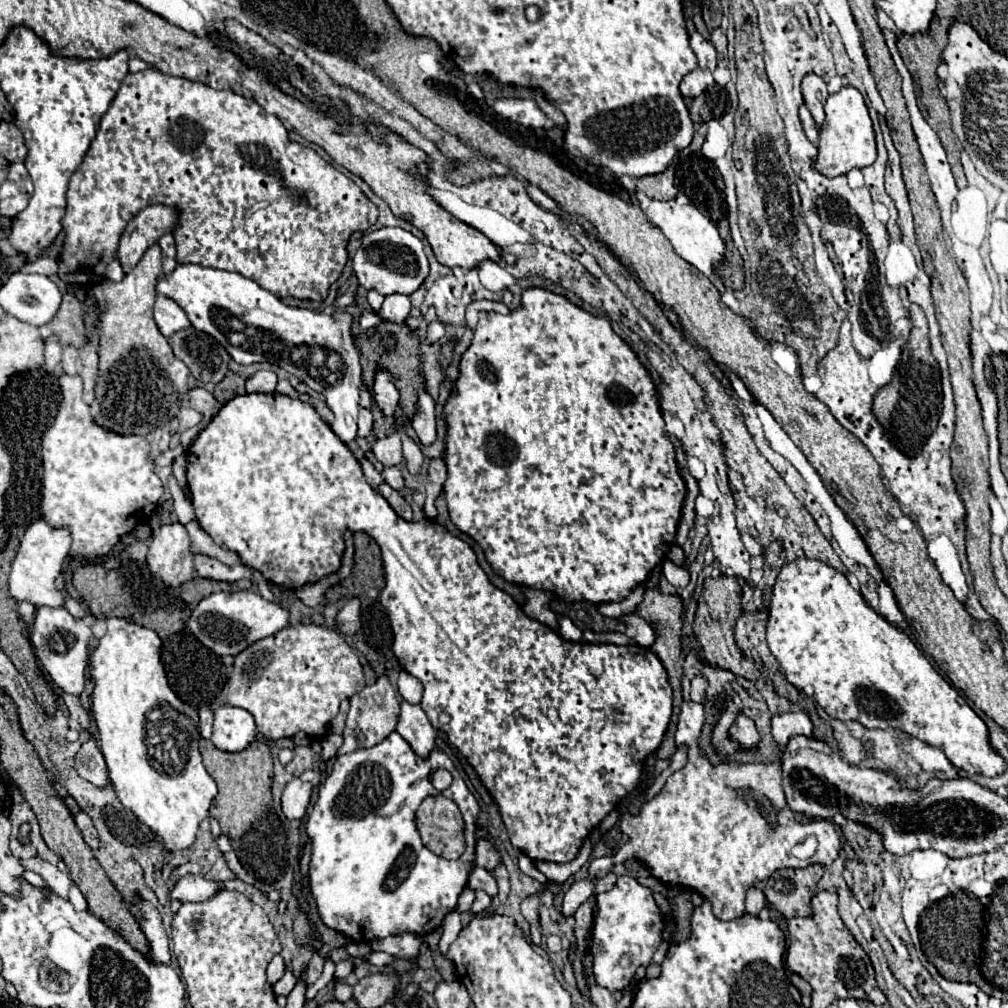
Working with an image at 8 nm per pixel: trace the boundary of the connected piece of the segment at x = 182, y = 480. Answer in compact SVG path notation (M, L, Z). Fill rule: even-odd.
M179 455L175 461L173 461L173 473L179 481L181 487L187 487L187 477L185 477L185 467L187 467L187 457L185 455Z

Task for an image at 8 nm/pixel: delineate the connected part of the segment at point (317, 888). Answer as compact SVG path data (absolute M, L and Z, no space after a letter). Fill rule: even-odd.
M393 731L381 743L369 749L357 749L339 757L333 765L331 775L319 789L319 799L309 813L307 835L313 841L313 859L309 869L311 893L315 897L319 915L323 923L335 931L349 935L353 941L369 943L371 939L383 939L387 935L399 935L403 931L425 935L431 931L429 921L441 907L443 911L453 911L459 893L467 885L467 877L475 867L475 831L477 831L479 803L473 793L465 787L453 761L441 749L433 749L427 759L419 757L411 745ZM435 769L447 769L453 775L453 783L445 791L437 791L429 781ZM429 795L443 795L459 805L465 819L465 839L467 849L457 861L447 861L431 853L419 837L415 827L415 811L421 801Z

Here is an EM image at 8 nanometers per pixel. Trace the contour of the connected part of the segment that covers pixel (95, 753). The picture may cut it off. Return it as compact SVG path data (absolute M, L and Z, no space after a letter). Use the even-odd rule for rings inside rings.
M91 739L87 741L77 757L75 757L75 769L79 771L79 775L87 781L91 781L93 785L97 787L105 787L109 783L109 775L107 775L107 765L105 765L105 759L101 755L101 749L99 749L99 743L97 739Z

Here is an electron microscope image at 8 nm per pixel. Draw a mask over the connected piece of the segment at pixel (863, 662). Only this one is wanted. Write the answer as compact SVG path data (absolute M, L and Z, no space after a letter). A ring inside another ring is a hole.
M795 559L781 569L769 605L767 643L775 659L785 669L787 681L797 689L813 685L815 701L829 717L839 721L859 721L867 729L901 729L927 745L939 747L955 767L971 775L979 773L985 777L997 777L1007 769L1007 761L991 747L985 721L933 669L915 643L873 611L861 593L849 585L847 577L829 565L817 559Z

